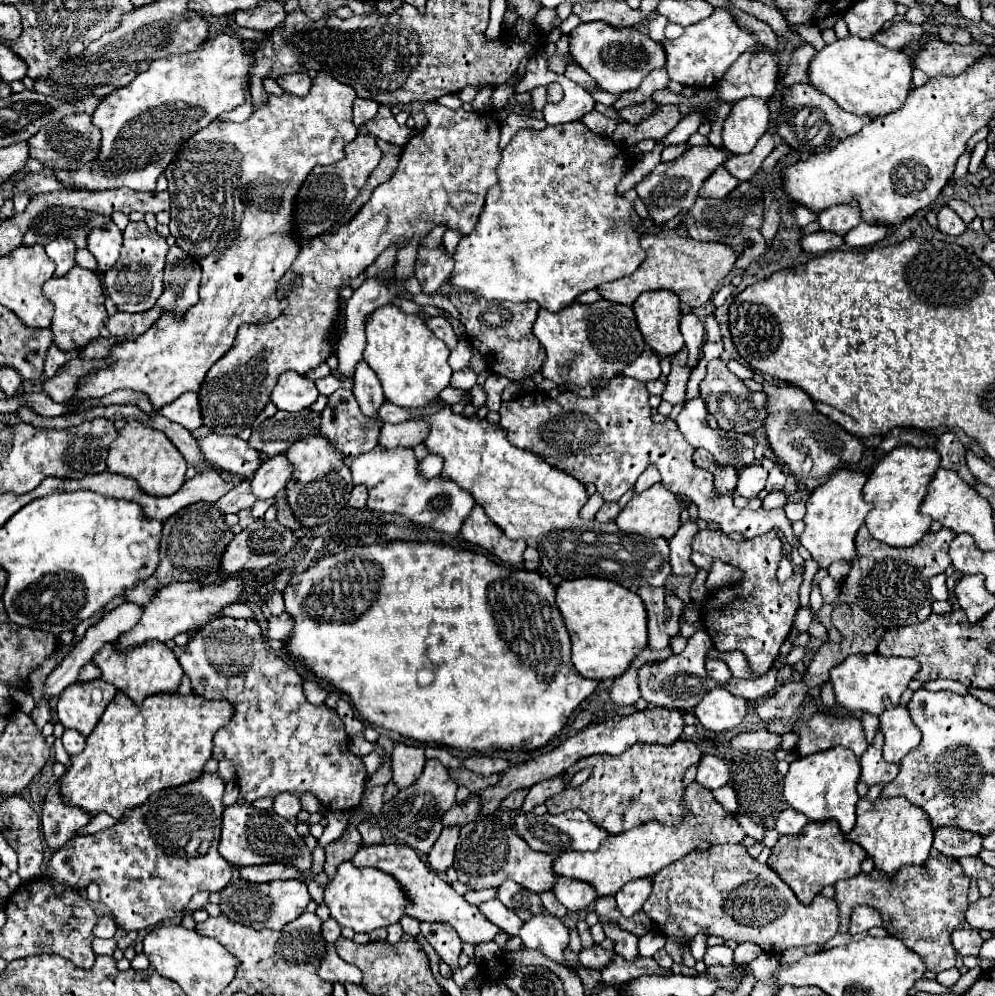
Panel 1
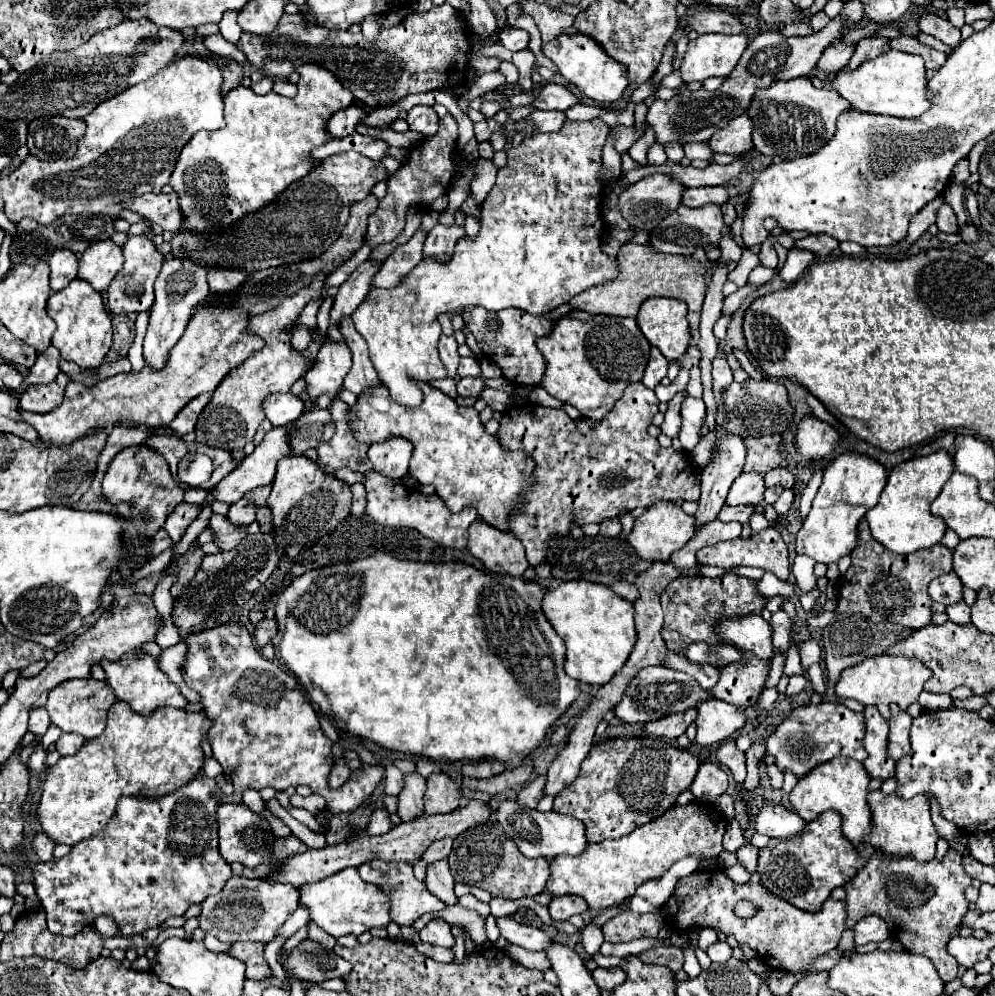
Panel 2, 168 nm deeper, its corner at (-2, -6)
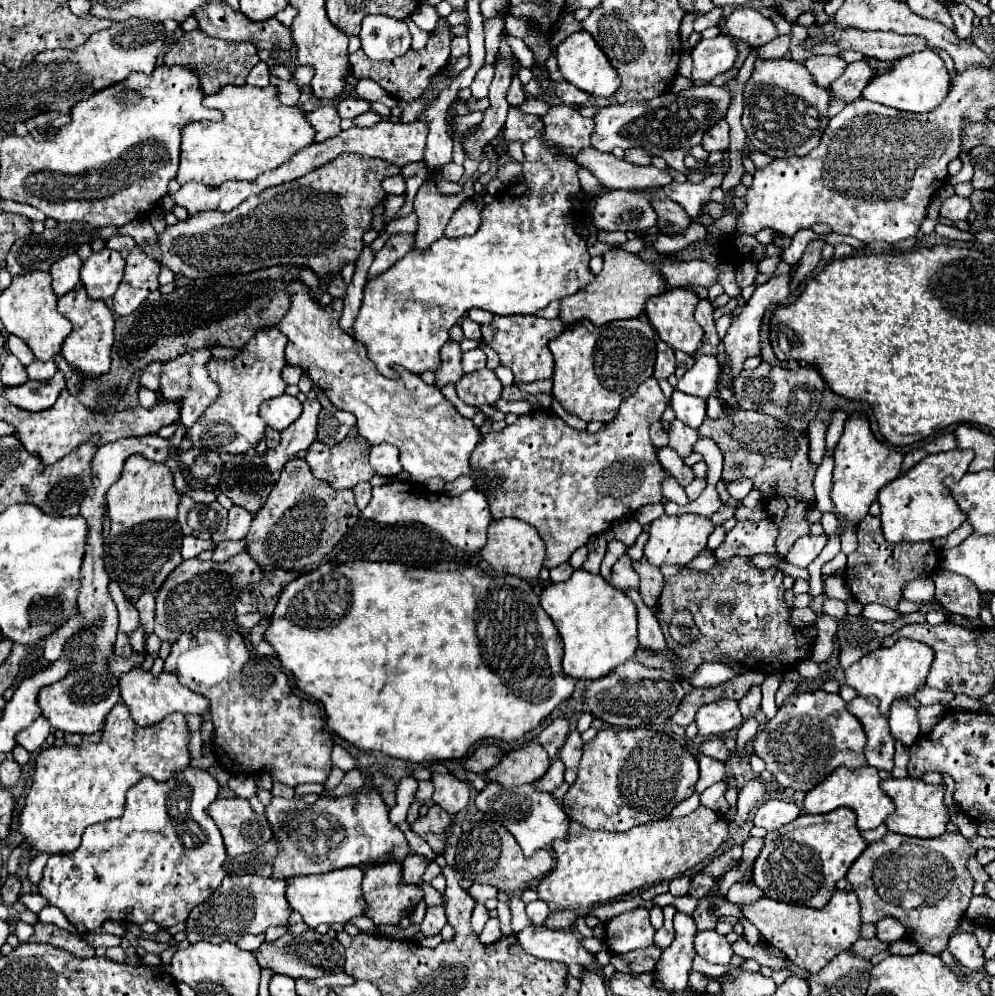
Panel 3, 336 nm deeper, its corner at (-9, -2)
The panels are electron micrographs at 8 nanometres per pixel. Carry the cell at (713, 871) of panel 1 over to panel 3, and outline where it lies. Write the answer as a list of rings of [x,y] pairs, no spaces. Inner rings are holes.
[[[834,891],[832,899],[822,909],[798,907],[762,897],[754,905],[742,907],[742,915],[760,931],[766,943],[780,949],[798,967],[818,973],[824,965],[842,951],[848,951],[860,939],[860,903],[854,891]]]

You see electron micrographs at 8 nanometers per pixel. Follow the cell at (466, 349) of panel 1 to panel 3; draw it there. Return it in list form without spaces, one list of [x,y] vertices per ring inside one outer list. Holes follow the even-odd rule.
[[[476,347],[472,351],[466,351],[462,355],[462,369],[464,373],[470,373],[470,371],[478,371],[478,369],[484,369],[486,367],[486,353]]]

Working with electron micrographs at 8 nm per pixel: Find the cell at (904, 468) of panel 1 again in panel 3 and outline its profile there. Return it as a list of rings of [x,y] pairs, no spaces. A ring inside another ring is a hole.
[[[948,451],[924,457],[918,465],[914,465],[908,473],[900,475],[898,479],[886,483],[880,493],[878,501],[882,507],[882,531],[890,543],[904,543],[904,541],[932,541],[938,537],[950,535],[966,521],[966,513],[958,507],[956,499],[952,497],[946,479],[952,481],[962,479],[968,473],[968,465],[974,459],[974,451]]]

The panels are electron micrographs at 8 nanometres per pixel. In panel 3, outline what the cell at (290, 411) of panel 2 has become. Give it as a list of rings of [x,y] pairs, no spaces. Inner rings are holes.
[[[280,395],[274,399],[268,399],[260,407],[260,417],[264,423],[276,431],[284,431],[288,425],[292,425],[302,413],[302,403],[296,397]]]

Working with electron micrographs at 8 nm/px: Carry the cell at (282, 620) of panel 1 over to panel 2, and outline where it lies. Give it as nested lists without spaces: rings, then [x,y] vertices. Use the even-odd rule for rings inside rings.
[[[263,619],[263,621],[259,621],[255,625],[255,629],[253,629],[257,647],[265,647],[267,643],[271,643],[275,633],[277,633],[277,619]]]

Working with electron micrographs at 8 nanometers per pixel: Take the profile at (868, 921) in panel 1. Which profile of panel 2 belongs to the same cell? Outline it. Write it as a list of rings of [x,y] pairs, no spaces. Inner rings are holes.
[[[867,915],[865,919],[861,919],[853,927],[853,931],[855,931],[855,943],[857,945],[865,945],[869,941],[879,943],[879,941],[883,941],[883,939],[889,937],[887,923],[881,917],[877,917],[877,915]]]

